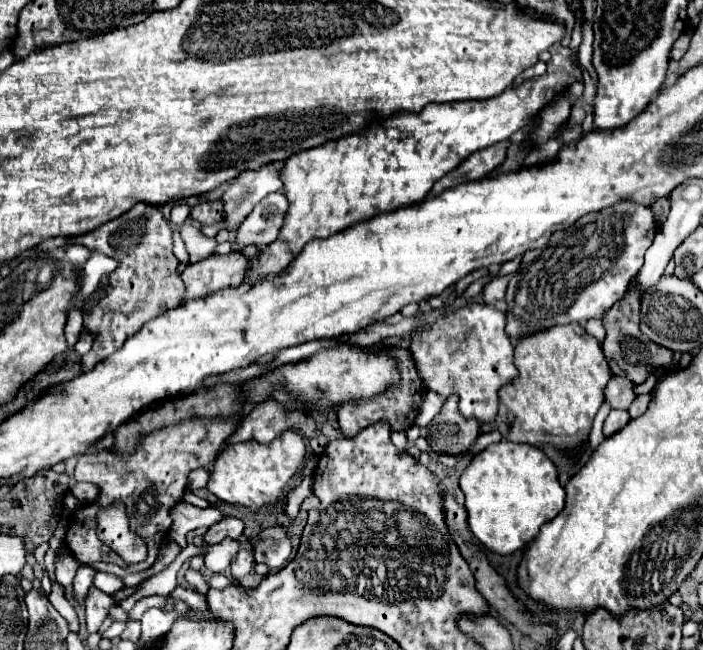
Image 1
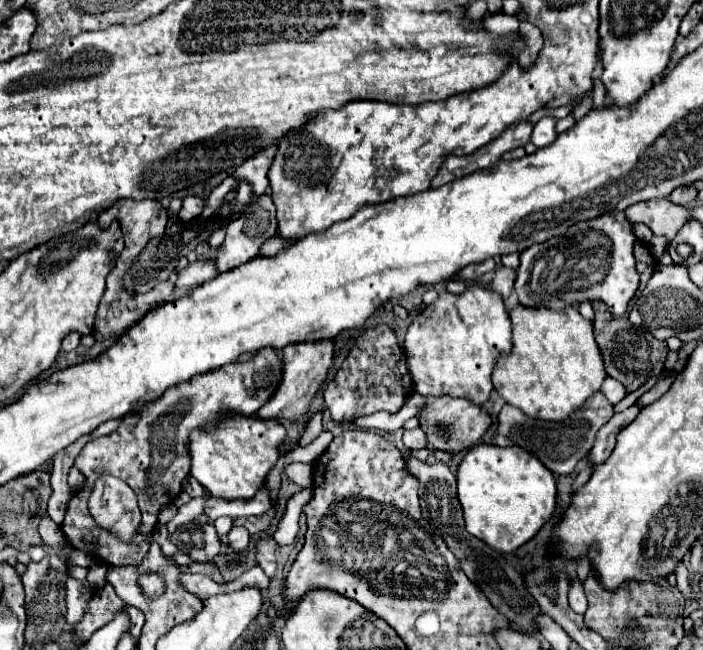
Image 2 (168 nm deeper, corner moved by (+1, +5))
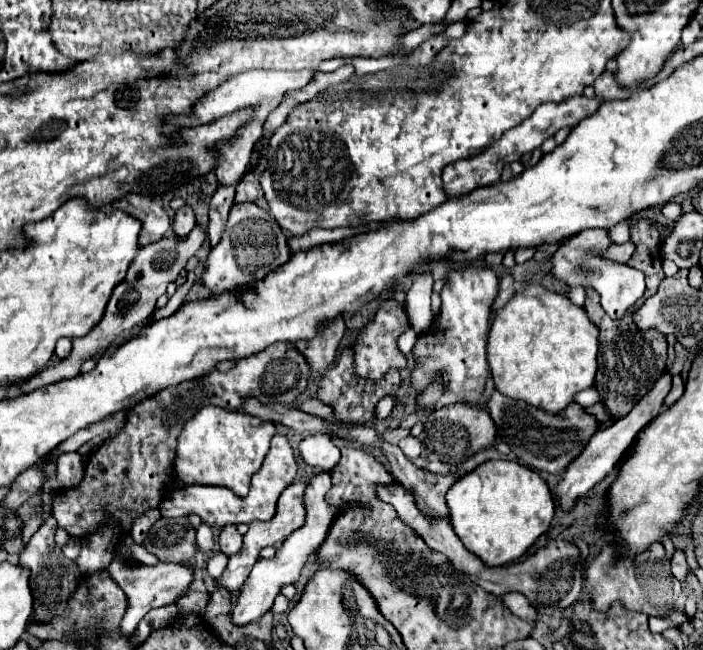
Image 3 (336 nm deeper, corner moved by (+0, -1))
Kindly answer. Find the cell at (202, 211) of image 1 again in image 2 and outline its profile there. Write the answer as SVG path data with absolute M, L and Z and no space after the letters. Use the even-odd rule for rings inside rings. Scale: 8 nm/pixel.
M186 197L184 205L182 205L180 213L178 213L178 219L182 223L188 223L188 221L192 221L192 219L196 219L200 215L202 207L204 207L204 201L200 197Z

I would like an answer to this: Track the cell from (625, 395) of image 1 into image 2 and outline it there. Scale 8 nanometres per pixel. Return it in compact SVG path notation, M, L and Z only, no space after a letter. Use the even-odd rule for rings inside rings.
M594 393L588 403L582 405L582 409L578 409L564 421L538 421L534 417L528 417L522 409L504 405L498 413L498 433L510 437L514 445L538 457L554 475L568 475L572 473L576 463L586 457L588 449L594 445L596 431L612 417L612 413L612 403L608 403L602 393Z

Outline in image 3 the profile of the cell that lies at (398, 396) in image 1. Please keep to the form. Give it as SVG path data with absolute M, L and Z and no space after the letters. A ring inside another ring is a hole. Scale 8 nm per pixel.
M347 347L347 349L341 351L337 363L323 375L323 379L319 383L319 399L335 409L337 421L363 425L363 423L369 423L375 417L375 405L379 403L379 399L385 397L387 393L397 393L399 385L401 385L401 377L399 377L397 371L389 371L379 381L359 377L355 373L355 365L353 365L353 349Z

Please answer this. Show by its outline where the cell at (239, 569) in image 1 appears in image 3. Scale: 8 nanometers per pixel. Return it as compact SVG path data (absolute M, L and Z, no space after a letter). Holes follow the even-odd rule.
M225 525L223 527L223 531L219 535L219 545L221 545L221 551L225 555L233 555L233 553L237 553L241 549L243 537L237 533L235 525Z

